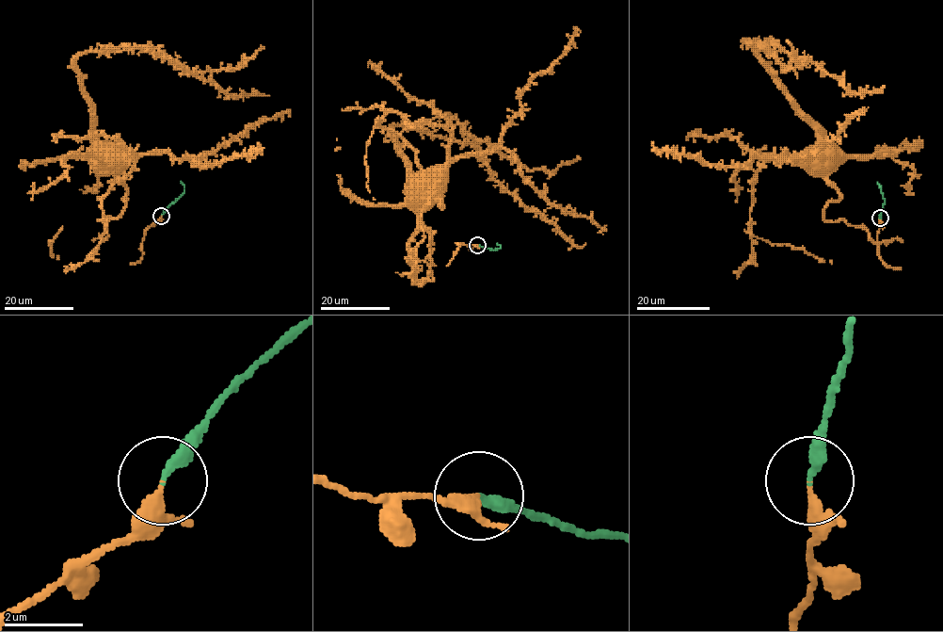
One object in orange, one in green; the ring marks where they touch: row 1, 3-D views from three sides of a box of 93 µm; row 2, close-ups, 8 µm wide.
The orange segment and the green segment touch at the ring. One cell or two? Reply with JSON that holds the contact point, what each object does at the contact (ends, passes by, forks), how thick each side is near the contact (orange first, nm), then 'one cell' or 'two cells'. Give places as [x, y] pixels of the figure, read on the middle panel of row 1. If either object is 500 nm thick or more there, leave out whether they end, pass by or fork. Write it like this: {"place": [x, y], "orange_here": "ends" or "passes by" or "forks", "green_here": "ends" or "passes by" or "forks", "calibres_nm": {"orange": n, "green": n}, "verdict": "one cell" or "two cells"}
{"place": [477, 245], "orange_here": "ends", "green_here": "ends", "calibres_nm": {"orange": 280, "green": 280}, "verdict": "one cell"}

